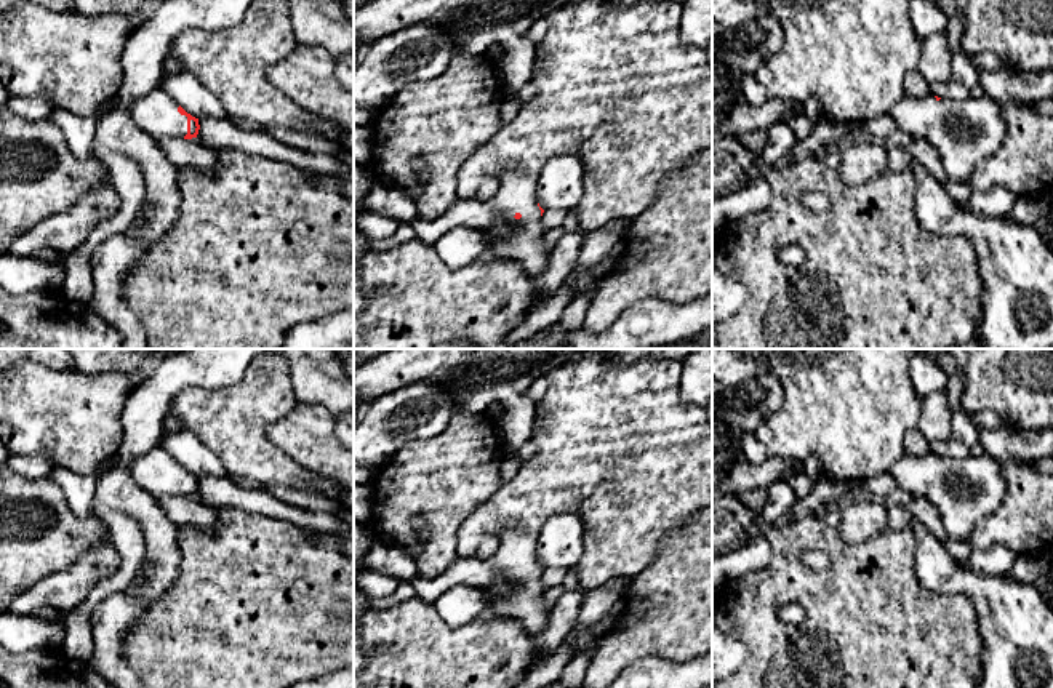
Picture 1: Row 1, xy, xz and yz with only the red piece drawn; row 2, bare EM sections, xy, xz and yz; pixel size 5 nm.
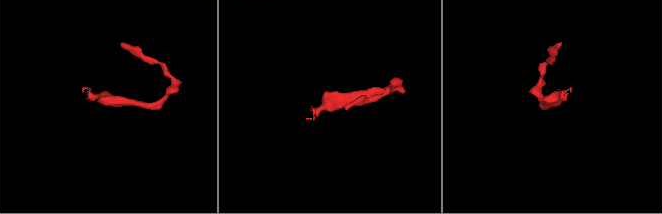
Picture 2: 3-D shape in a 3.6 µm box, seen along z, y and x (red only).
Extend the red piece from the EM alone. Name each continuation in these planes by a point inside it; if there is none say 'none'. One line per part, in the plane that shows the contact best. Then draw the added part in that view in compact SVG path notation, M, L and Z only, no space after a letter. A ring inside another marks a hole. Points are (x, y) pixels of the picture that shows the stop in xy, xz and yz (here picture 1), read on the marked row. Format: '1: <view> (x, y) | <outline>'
1: xy (156, 112) | M160 86L130 102L131 120L147 134L162 138L184 138L187 117L178 112L179 104Z

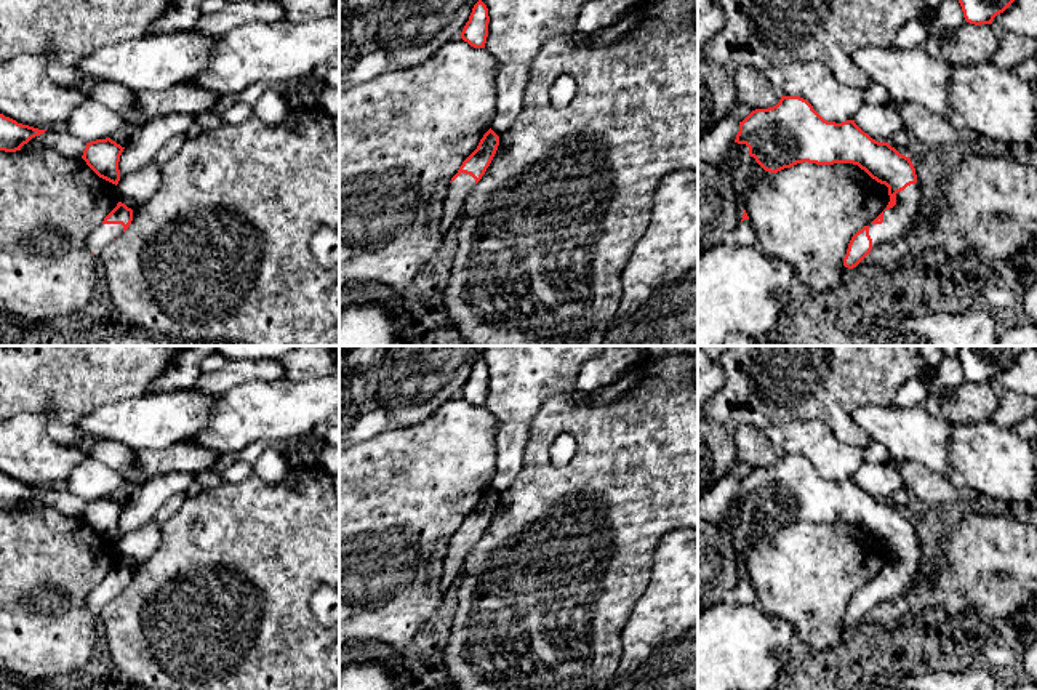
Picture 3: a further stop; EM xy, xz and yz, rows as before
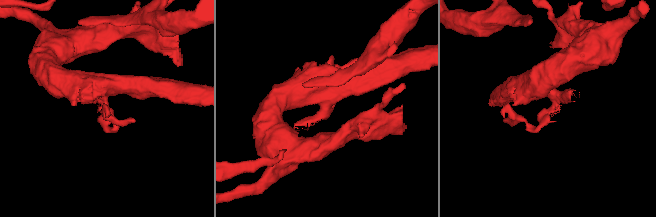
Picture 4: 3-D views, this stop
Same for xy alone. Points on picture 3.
1: xy (101, 236) | M99 224L86 239L88 250L98 258L106 245L123 234L122 224Z

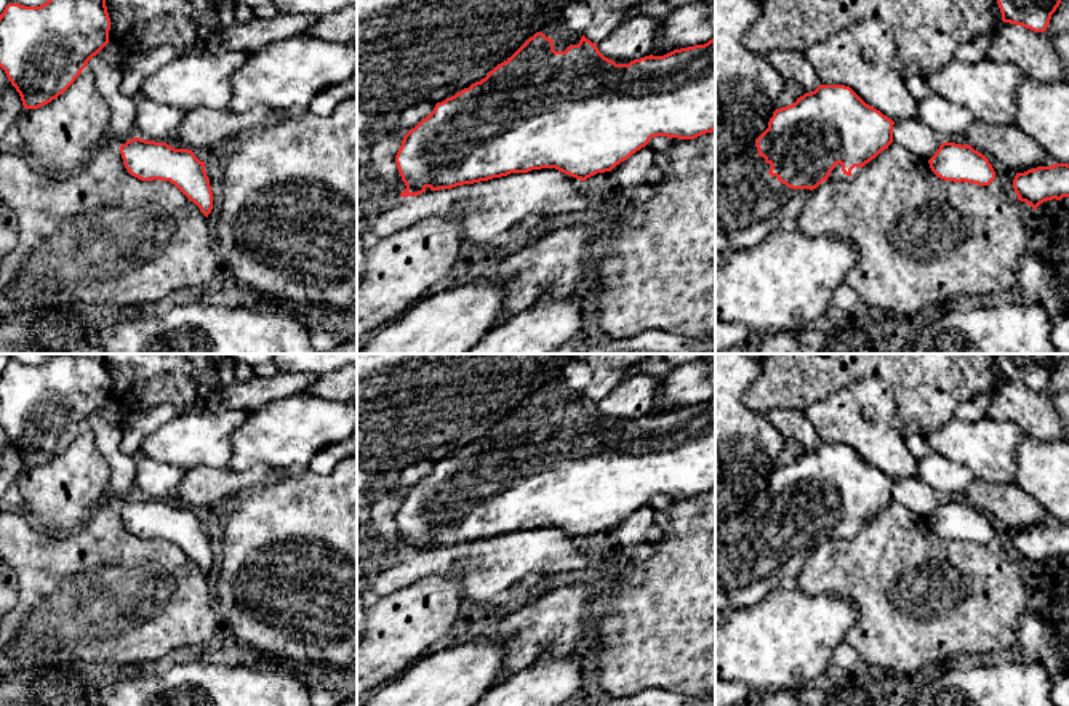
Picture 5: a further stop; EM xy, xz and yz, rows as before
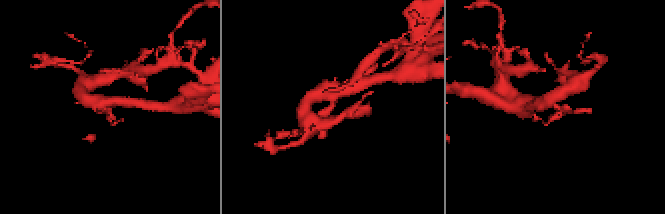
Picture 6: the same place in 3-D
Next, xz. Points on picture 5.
1: xz (562, 37) | M562 18L543 26L539 32L554 40L555 51L565 51L570 45L578 45L581 40L581 35L573 34L565 27Z

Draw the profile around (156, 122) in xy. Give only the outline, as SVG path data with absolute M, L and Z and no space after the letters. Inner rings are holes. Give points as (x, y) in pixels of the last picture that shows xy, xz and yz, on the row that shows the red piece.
M142 99L136 102L134 123L141 139L165 142L174 134L186 112Z

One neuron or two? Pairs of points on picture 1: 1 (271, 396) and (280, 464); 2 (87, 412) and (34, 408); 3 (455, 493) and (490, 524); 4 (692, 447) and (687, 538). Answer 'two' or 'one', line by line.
1: one
2: one
3: two
4: two

